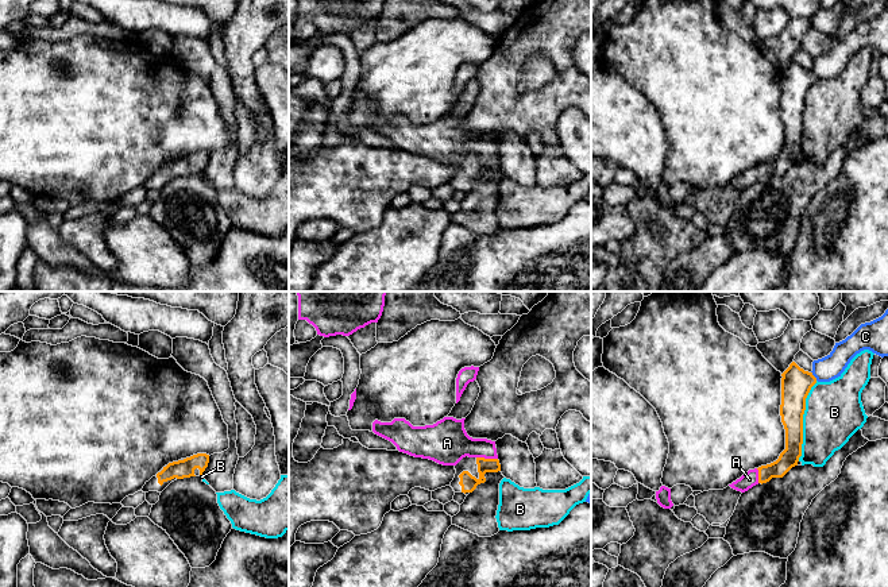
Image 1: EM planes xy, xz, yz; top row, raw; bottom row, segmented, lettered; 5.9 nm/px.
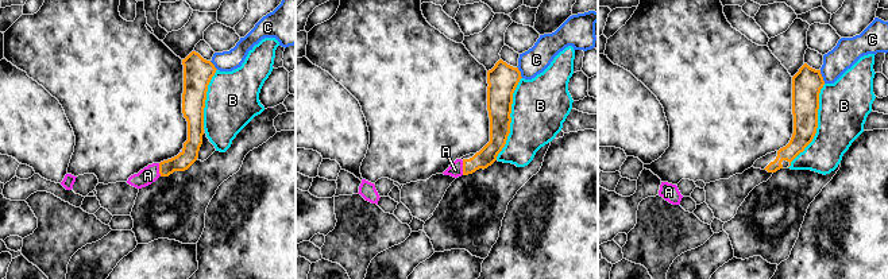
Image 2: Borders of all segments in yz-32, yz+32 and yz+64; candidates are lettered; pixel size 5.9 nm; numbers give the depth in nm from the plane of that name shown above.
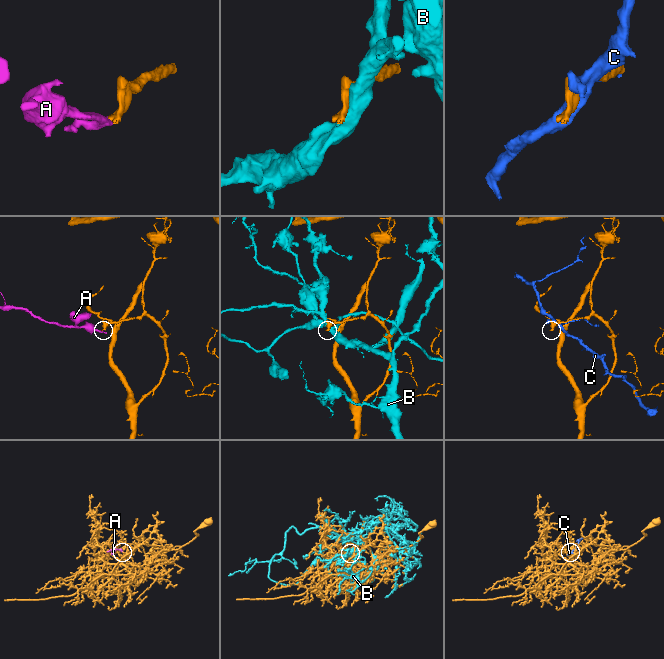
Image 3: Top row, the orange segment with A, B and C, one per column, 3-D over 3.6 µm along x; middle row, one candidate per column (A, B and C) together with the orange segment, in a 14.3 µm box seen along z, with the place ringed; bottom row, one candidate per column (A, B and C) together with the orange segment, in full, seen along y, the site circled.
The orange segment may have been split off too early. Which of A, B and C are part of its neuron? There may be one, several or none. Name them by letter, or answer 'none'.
A

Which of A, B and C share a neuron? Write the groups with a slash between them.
A / B / C

